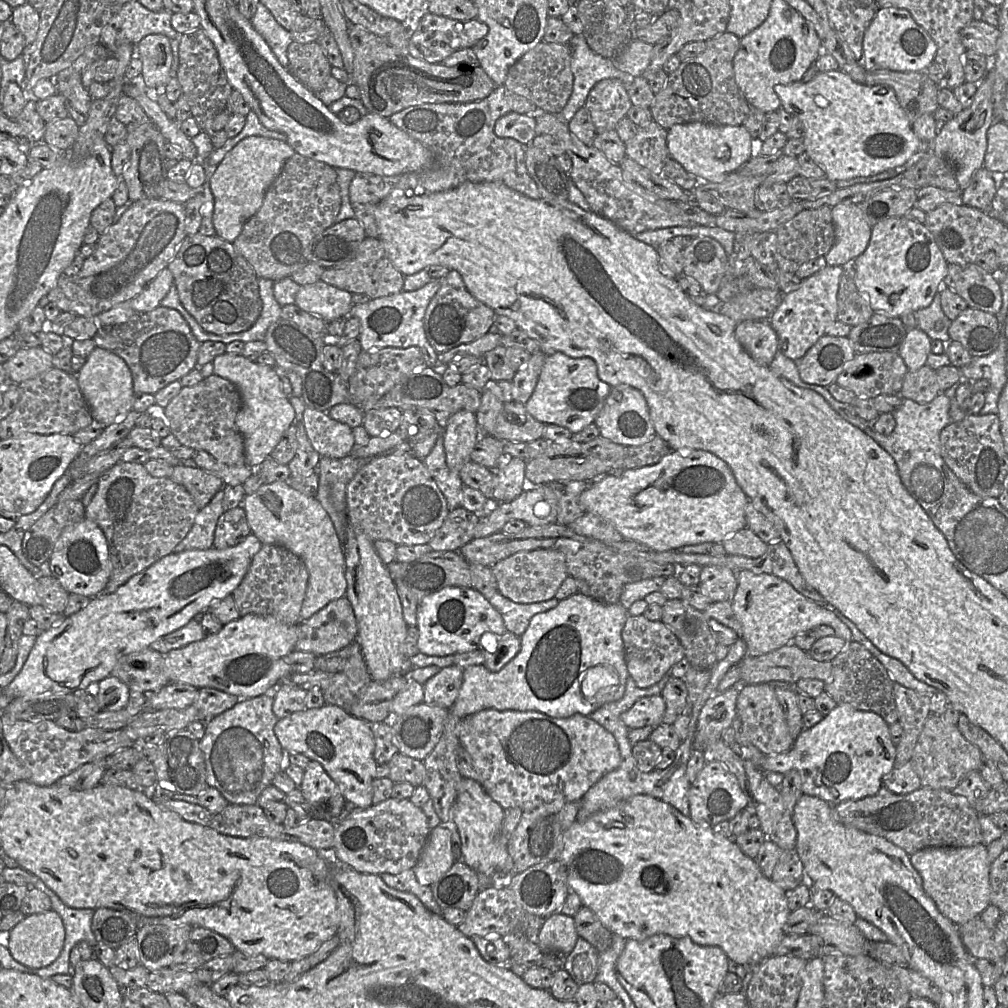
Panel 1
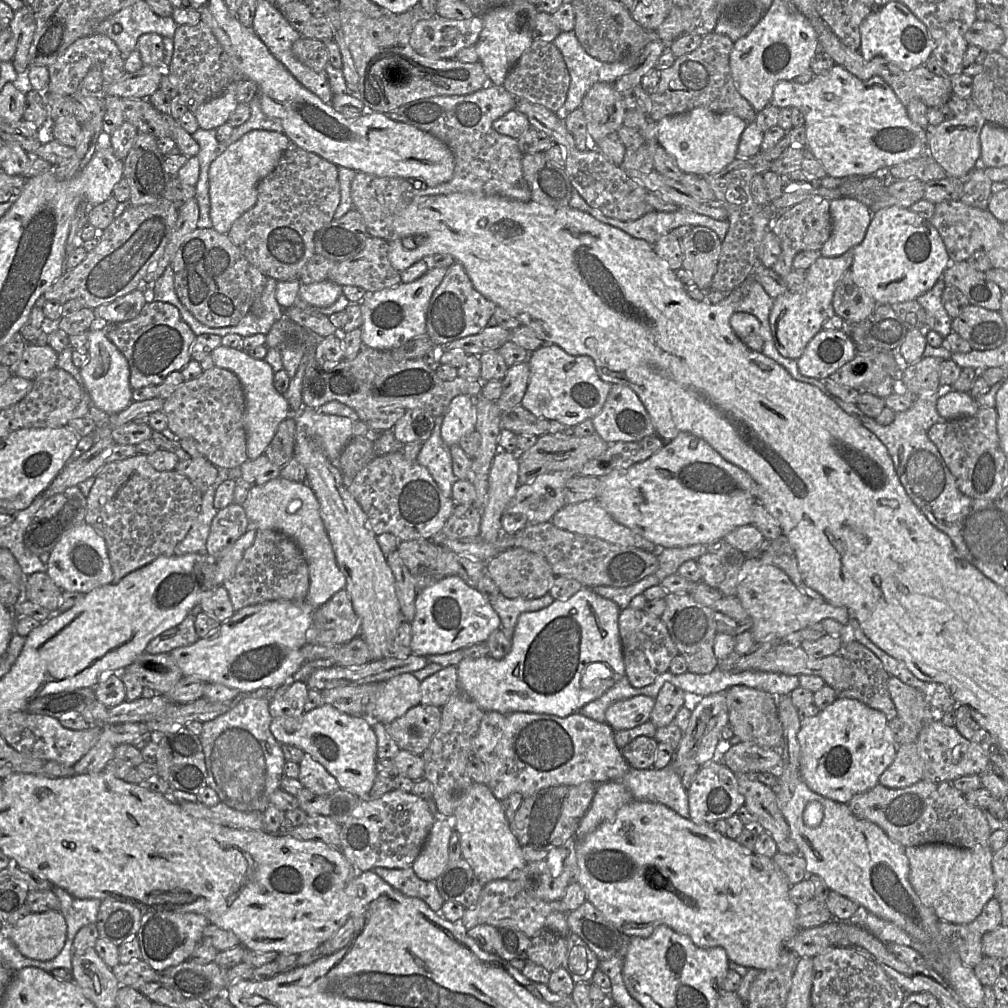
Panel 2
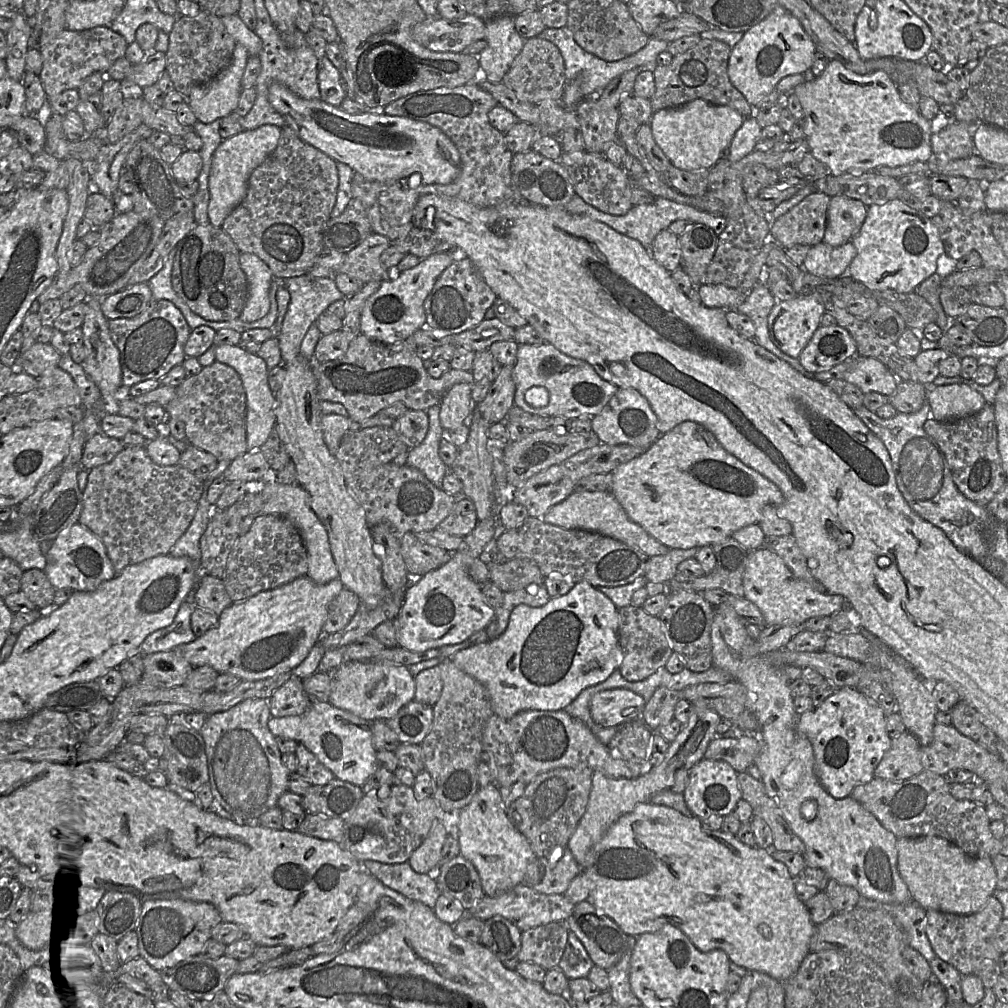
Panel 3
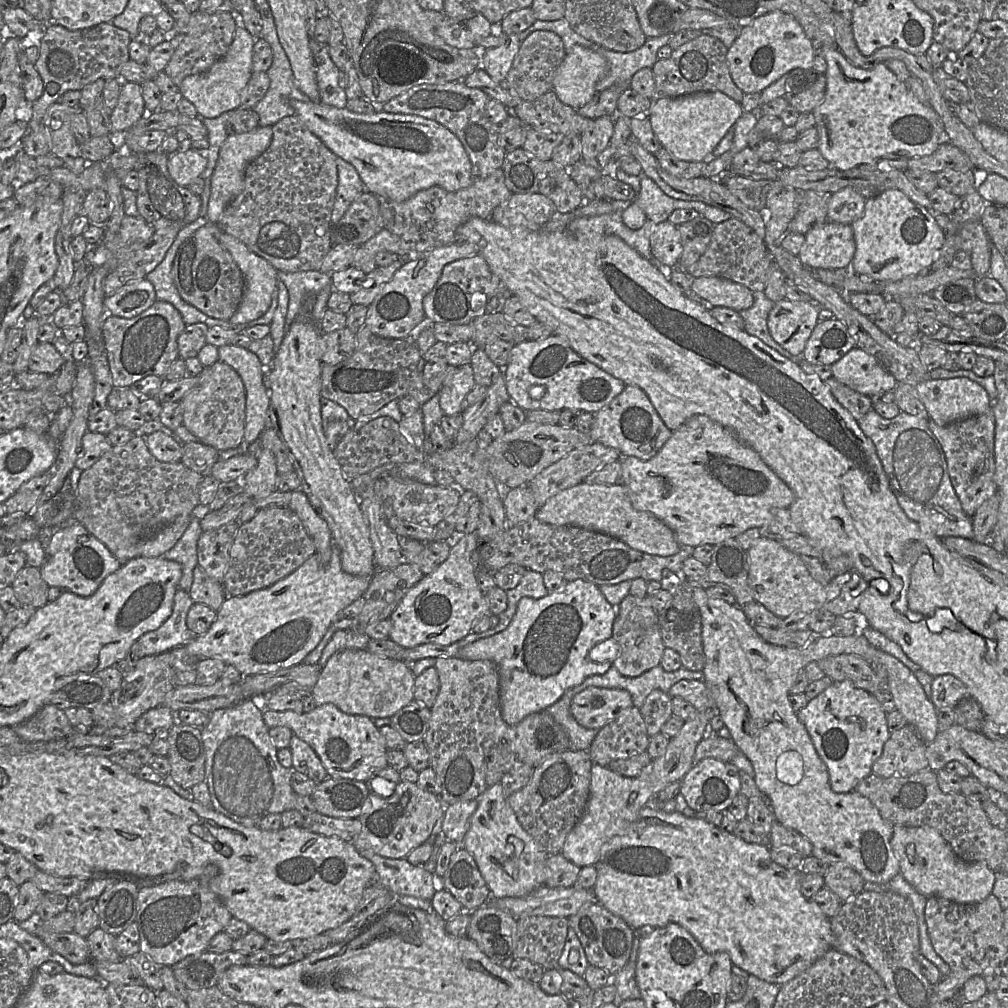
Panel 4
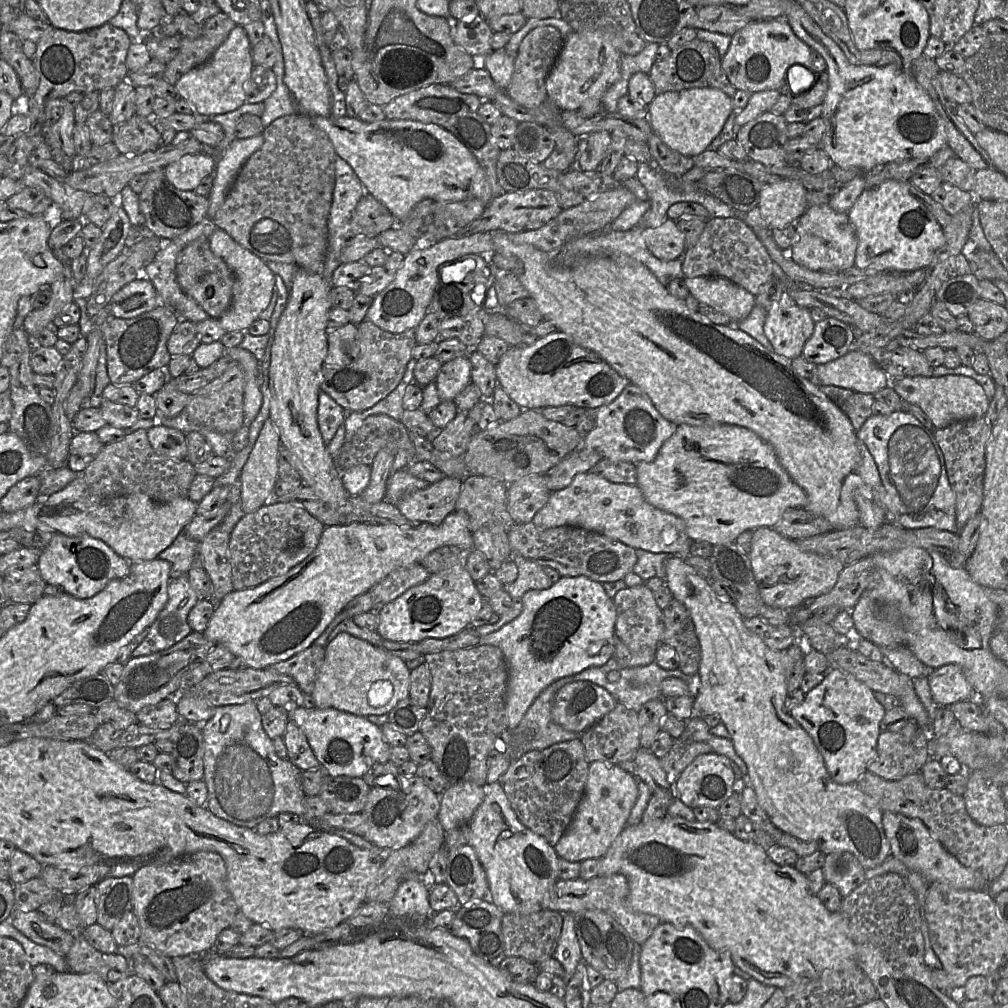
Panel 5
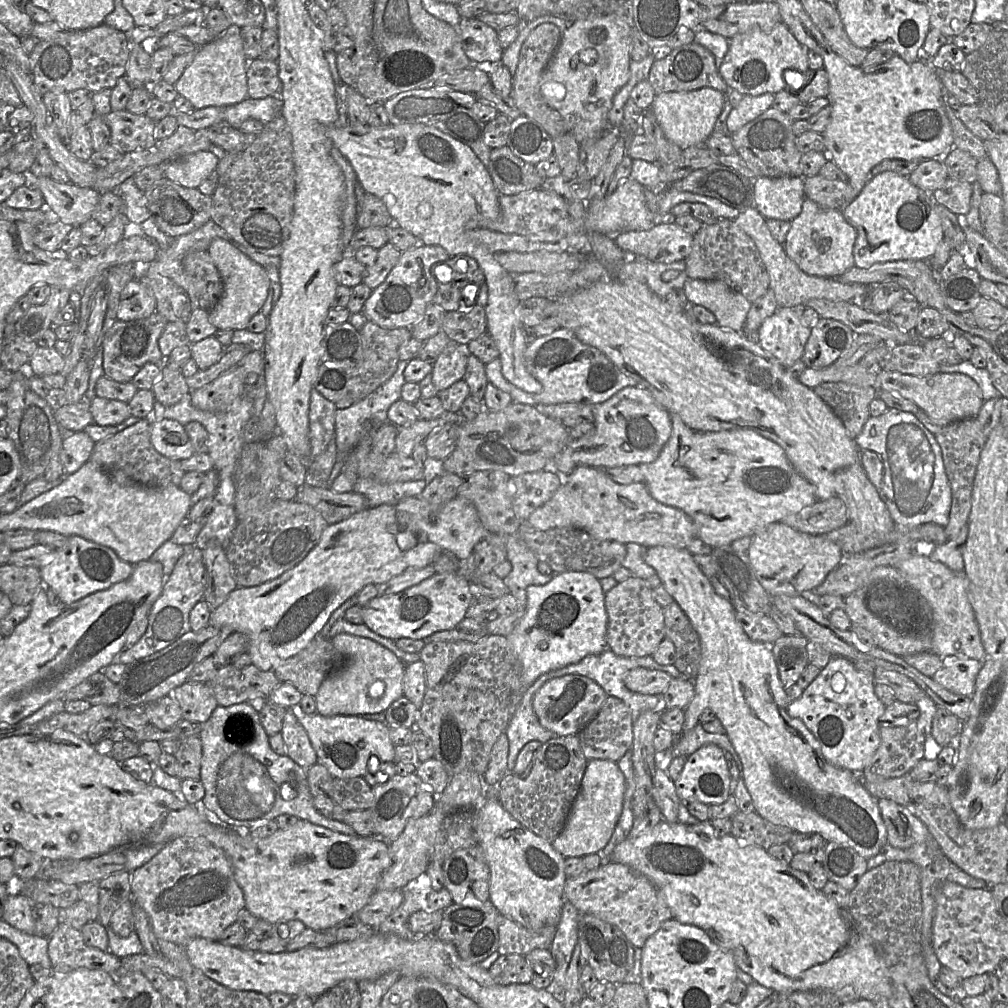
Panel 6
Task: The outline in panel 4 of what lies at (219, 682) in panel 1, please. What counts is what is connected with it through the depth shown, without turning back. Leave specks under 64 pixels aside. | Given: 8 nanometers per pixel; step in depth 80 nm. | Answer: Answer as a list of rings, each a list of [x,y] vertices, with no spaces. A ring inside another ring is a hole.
[[[333,543],[332,557],[327,565],[321,564],[315,553],[291,574],[267,588],[243,596],[227,596],[207,632],[198,635],[185,648],[198,659],[218,658],[226,665],[233,665],[243,676],[268,673],[300,664],[320,642],[335,617],[354,600],[363,596],[371,579],[372,577],[354,576],[343,571],[339,551]]]

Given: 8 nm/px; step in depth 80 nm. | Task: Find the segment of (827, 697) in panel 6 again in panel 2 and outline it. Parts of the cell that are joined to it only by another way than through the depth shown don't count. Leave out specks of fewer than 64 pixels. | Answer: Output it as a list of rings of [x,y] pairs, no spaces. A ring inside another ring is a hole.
[[[837,698],[816,716],[802,720],[797,739],[801,779],[812,791],[840,803],[848,803],[854,795],[874,788],[881,774],[894,761],[898,747],[884,713],[850,698]]]

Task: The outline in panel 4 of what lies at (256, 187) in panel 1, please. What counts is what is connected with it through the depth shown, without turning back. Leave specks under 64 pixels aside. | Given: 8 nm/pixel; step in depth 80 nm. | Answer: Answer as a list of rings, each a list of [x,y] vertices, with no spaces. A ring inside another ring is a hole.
[[[272,126],[257,127],[247,133],[230,135],[220,147],[218,160],[211,179],[211,191],[208,202],[207,218],[218,223],[227,205],[238,196],[244,187],[245,169],[248,164],[259,157],[272,141]]]

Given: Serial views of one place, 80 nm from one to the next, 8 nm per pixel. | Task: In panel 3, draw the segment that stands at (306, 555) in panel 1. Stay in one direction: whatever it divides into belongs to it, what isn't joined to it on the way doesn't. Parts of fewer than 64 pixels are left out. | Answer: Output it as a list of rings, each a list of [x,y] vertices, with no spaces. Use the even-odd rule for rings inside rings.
[[[276,480],[265,481],[259,492],[263,497],[264,506],[258,515],[278,515],[290,520],[299,530],[308,556],[309,579],[323,585],[339,578],[339,571],[334,561],[327,531],[310,506],[308,492],[298,485],[283,485]]]

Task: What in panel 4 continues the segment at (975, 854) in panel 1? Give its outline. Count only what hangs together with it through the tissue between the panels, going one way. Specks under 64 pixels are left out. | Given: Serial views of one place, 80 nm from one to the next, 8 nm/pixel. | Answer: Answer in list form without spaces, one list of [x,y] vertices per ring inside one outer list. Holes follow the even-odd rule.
[[[893,826],[891,846],[898,860],[900,873],[917,892],[926,897],[939,896],[956,903],[970,904],[983,901],[992,892],[996,873],[983,862],[961,860],[940,833],[930,826]]]

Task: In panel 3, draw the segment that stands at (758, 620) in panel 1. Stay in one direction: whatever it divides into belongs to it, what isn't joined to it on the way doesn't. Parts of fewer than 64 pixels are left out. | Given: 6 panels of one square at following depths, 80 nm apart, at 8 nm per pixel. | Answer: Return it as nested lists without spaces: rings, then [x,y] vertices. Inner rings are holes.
[[[764,547],[749,551],[743,586],[744,597],[760,609],[766,626],[803,625],[812,617],[833,616],[846,605],[843,596],[820,592],[795,577],[776,553]]]

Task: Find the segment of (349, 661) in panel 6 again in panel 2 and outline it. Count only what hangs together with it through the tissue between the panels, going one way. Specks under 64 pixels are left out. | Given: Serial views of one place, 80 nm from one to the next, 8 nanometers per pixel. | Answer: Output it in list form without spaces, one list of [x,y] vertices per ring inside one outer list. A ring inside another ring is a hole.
[[[403,673],[379,682],[374,700],[365,708],[370,721],[390,724],[421,703],[420,682],[413,673]]]

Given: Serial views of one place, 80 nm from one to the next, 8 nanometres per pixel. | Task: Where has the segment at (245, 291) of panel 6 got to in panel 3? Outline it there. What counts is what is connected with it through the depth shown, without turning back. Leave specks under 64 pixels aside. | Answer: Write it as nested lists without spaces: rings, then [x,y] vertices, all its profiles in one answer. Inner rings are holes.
[[[241,252],[239,263],[248,283],[248,299],[239,319],[254,322],[269,311],[269,291],[274,276],[268,265],[252,253]]]

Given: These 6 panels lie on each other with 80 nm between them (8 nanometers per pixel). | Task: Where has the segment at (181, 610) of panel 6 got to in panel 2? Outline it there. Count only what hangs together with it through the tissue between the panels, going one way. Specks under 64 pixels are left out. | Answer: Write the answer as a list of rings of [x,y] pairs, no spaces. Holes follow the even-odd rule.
[[[190,612],[177,626],[166,630],[145,647],[149,654],[170,653],[172,650],[195,643],[199,636],[195,630],[195,616]]]

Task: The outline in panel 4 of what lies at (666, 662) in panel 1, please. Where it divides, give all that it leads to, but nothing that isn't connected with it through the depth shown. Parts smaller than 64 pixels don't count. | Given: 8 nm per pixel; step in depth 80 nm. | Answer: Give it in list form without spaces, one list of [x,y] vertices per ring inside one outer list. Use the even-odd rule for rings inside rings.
[[[617,615],[612,638],[619,644],[620,653],[613,665],[621,675],[638,677],[659,666],[666,646],[659,626],[653,630],[626,629],[622,617]]]

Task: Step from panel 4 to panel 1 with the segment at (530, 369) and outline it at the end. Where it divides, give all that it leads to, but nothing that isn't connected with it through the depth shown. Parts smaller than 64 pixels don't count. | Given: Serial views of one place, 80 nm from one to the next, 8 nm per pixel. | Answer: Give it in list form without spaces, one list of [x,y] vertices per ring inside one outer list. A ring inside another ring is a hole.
[[[555,351],[546,354],[537,384],[525,407],[536,420],[563,426],[575,434],[595,421],[611,387],[599,378],[596,362],[591,357],[574,357]]]

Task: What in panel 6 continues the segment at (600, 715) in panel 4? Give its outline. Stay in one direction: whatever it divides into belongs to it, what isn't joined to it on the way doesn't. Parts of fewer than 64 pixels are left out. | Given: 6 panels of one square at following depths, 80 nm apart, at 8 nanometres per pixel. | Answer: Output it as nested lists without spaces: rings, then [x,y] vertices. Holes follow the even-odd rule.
[[[567,674],[544,683],[534,694],[533,709],[540,724],[558,736],[577,735],[598,713],[607,693],[593,679]]]

